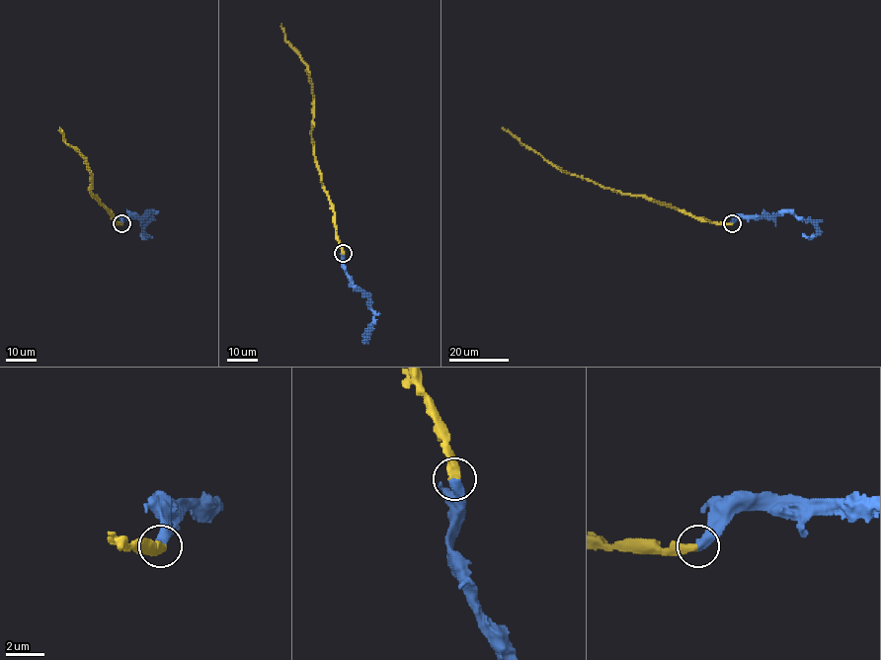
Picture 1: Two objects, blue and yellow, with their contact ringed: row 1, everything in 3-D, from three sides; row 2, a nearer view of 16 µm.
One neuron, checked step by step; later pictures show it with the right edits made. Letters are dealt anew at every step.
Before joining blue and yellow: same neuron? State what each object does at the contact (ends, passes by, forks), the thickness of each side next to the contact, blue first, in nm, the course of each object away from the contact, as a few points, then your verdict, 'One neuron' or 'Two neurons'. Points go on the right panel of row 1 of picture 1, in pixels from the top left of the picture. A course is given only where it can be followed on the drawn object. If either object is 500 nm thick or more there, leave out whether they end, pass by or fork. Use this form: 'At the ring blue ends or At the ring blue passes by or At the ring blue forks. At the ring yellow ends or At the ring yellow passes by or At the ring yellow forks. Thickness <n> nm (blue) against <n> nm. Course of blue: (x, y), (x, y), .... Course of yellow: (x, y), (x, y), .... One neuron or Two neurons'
Thickness 500 nm (blue) against 480 nm. Course of blue: (732, 223), (739, 217), (772, 218), (790, 211), (816, 226), (813, 236), (802, 235). Course of yellow: (732, 223), (702, 220), (640, 196), (621, 194), (563, 173), (502, 126). One neuron

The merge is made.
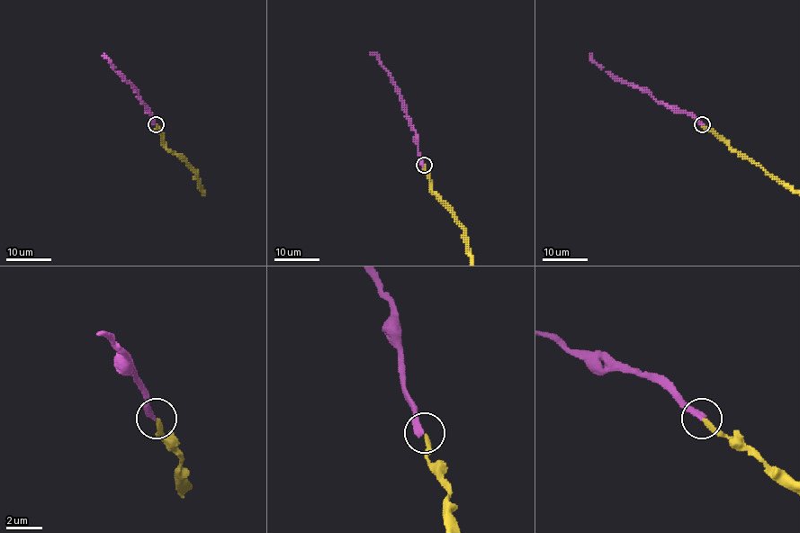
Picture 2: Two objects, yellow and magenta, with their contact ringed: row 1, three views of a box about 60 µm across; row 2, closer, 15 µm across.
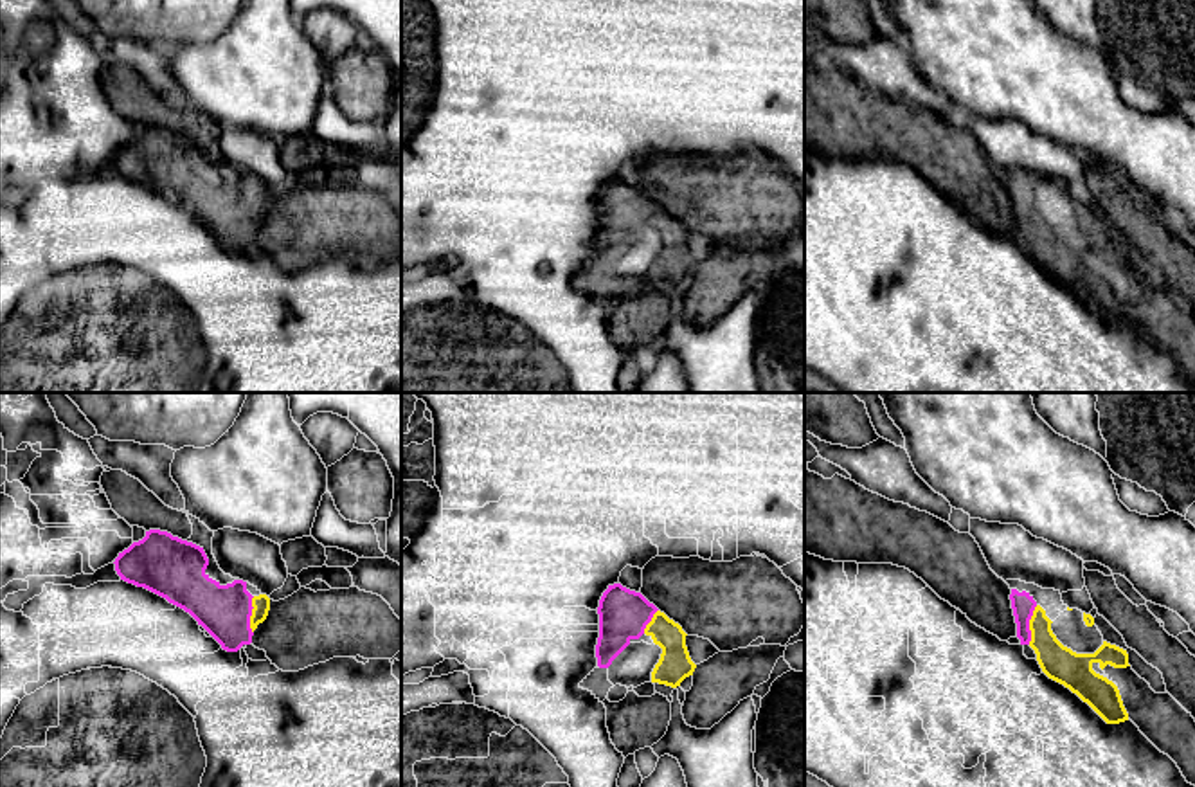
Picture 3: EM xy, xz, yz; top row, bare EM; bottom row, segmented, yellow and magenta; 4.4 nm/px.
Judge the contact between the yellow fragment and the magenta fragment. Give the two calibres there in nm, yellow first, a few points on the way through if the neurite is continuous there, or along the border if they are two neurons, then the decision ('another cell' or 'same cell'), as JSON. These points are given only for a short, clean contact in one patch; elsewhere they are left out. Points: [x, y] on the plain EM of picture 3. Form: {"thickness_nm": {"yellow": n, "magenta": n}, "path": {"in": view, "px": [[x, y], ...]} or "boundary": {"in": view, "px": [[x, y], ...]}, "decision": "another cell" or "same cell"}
{"thickness_nm": {"yellow": 160, "magenta": 100}, "path": {"in": "yz", "px": [[1057, 258], [1030, 222], [1023, 200]]}, "decision": "same cell"}

